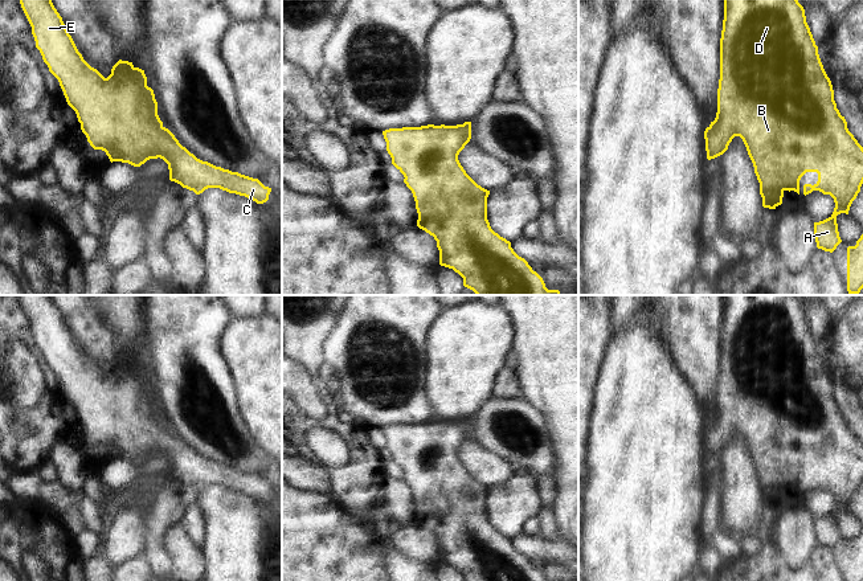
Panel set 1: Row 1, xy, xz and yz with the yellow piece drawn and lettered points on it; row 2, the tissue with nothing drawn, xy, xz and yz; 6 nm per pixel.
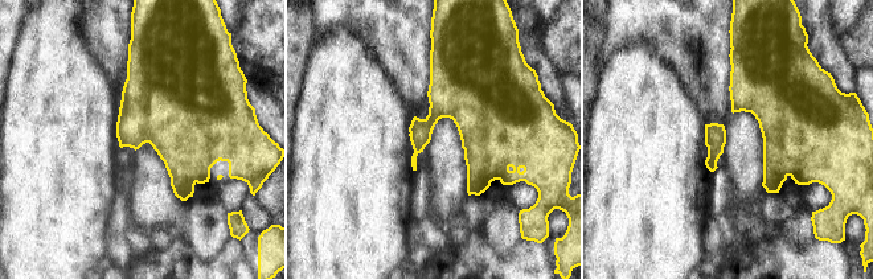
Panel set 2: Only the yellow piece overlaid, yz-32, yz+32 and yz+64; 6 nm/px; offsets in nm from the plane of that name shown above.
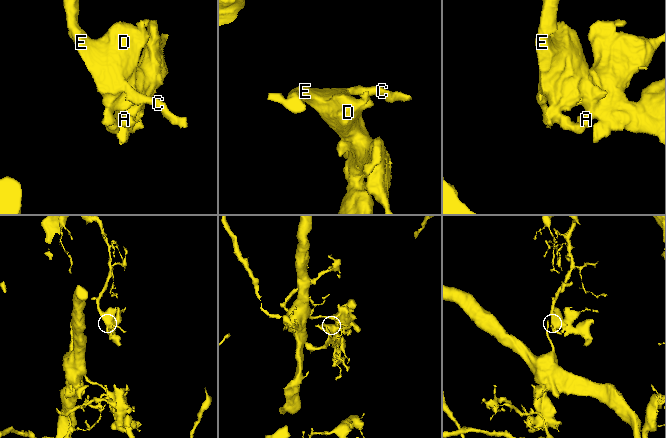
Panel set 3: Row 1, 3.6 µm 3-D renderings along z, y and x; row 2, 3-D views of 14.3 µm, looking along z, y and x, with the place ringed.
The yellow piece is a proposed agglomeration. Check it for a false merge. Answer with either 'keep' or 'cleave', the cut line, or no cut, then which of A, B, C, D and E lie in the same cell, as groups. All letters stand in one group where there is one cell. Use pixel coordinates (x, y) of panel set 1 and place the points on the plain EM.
keep; cut none; groups A B C D E

